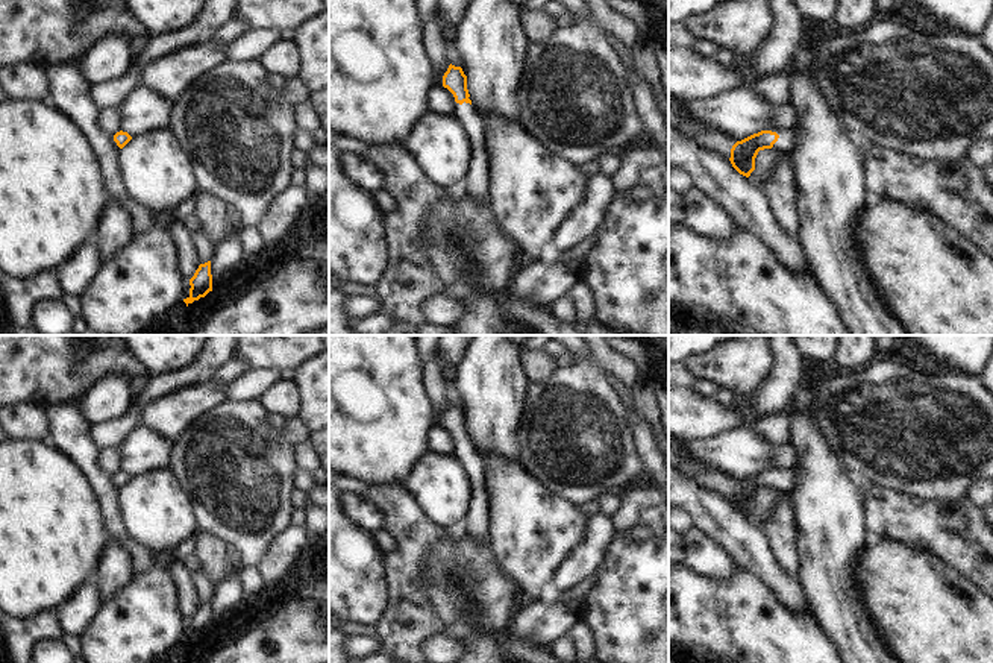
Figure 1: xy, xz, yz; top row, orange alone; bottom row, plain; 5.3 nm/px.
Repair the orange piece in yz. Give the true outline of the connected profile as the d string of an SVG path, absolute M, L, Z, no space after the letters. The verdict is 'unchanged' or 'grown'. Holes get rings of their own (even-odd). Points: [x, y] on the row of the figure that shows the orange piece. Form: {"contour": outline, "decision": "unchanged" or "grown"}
{"contour": "M793 129L761 130L741 141L731 149L731 164L743 176L749 178L755 170L755 158L760 150L776 149L793 153L796 137Z", "decision": "grown"}

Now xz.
{"contour": "M450 64L443 76L443 86L453 94L453 115L464 124L471 141L471 161L464 181L468 194L479 205L490 203L490 164L484 140L484 121L471 105L467 76L462 68Z", "decision": "grown"}

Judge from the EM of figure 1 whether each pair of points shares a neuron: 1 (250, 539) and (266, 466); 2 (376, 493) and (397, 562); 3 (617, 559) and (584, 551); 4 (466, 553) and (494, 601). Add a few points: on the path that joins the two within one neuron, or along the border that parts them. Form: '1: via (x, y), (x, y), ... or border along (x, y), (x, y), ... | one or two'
1: via (250, 521), (250, 484) | one
2: via (394, 509), (405, 519), (405, 543) | one
3: border along (611, 521), (613, 539), (598, 569) | two
4: via (466, 565), (482, 589) | one

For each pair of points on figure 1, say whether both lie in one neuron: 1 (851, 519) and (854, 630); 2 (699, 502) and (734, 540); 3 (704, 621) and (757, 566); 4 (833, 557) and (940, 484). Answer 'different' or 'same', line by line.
1: same
2: same
3: different
4: different

